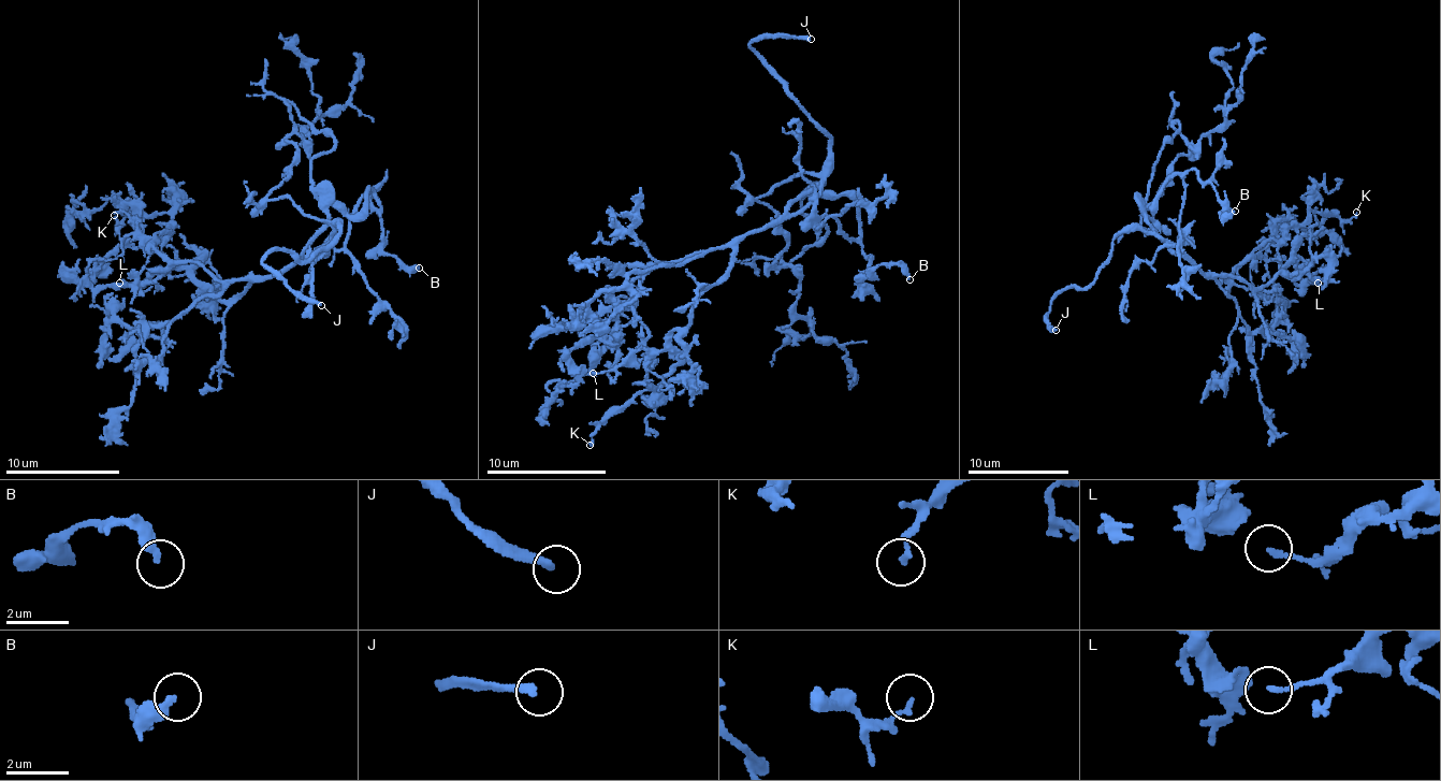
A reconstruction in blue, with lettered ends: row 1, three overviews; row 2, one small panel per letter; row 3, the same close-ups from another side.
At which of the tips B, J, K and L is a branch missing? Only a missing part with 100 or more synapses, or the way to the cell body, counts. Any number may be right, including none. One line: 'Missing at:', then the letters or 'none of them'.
Missing at: J

